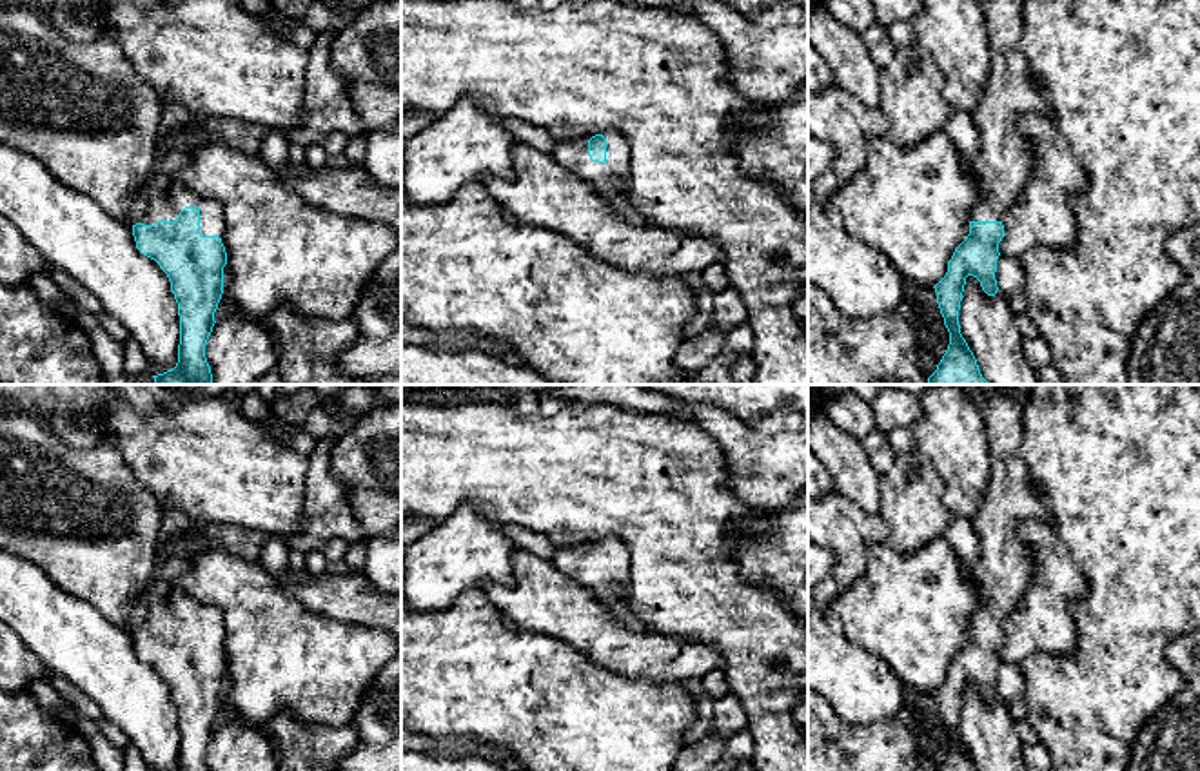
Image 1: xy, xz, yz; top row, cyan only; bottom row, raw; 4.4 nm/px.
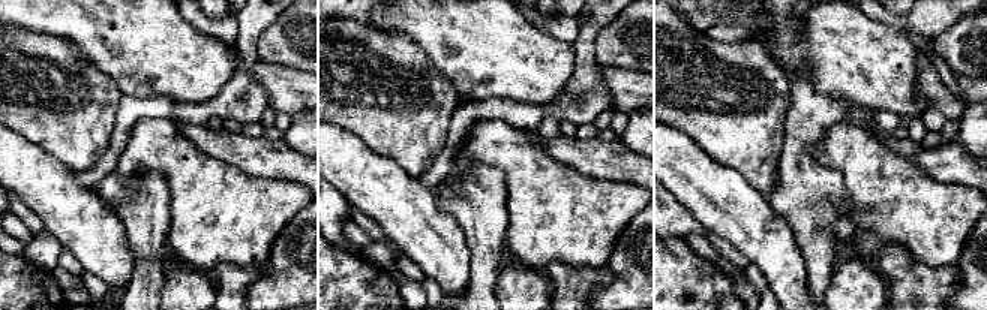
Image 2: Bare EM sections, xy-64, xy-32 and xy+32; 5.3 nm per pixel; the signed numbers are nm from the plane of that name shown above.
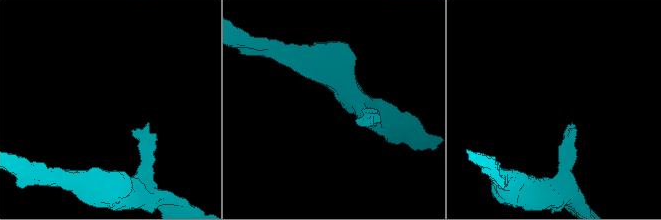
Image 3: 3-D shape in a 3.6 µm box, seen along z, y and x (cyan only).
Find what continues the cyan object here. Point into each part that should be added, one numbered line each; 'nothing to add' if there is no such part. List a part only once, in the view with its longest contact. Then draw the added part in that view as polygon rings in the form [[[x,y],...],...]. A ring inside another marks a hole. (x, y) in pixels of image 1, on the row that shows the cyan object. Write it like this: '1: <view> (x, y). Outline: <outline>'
1: xy (180, 133). Outline: [[[163,102],[162,125],[156,145],[156,149],[162,151],[163,158],[162,163],[151,174],[149,209],[140,223],[154,225],[160,220],[172,221],[180,216],[185,207],[198,207],[200,234],[220,236],[225,247],[225,218],[221,203],[196,196],[192,190],[185,189],[178,180],[178,174],[185,169],[191,160],[191,152],[202,143],[214,142],[202,132],[202,125],[203,118],[189,112],[176,102]]]

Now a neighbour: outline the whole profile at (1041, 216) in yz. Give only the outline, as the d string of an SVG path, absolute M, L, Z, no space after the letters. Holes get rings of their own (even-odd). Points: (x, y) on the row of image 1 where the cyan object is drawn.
M1026 114L1017 129L1031 143L1035 167L1022 194L1002 216L998 252L1022 258L1031 247L1071 250L1077 245L1071 194L1087 185L1087 172L1053 120Z

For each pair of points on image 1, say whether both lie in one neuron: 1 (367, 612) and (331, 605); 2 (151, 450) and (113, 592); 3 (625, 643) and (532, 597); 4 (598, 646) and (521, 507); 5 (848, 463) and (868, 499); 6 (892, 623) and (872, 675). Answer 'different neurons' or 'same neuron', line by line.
1: same neuron
2: different neurons
3: same neuron
4: different neurons
5: same neuron
6: different neurons

